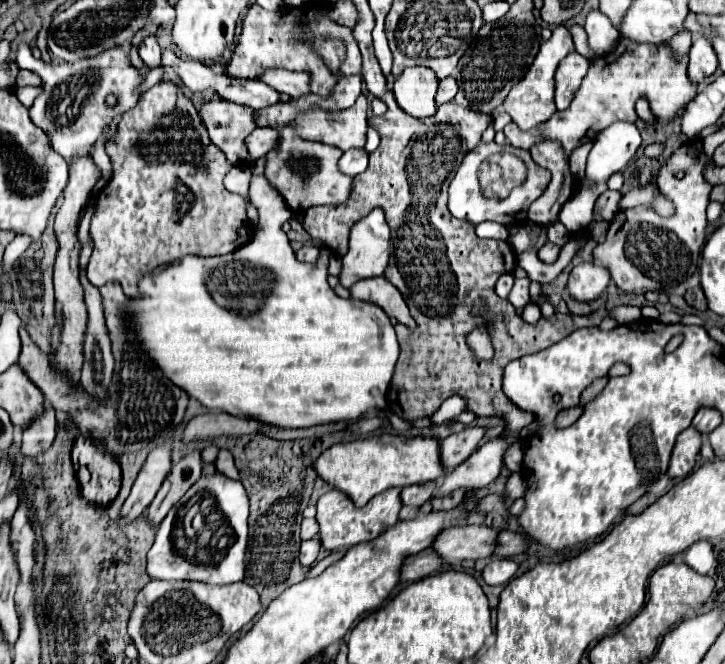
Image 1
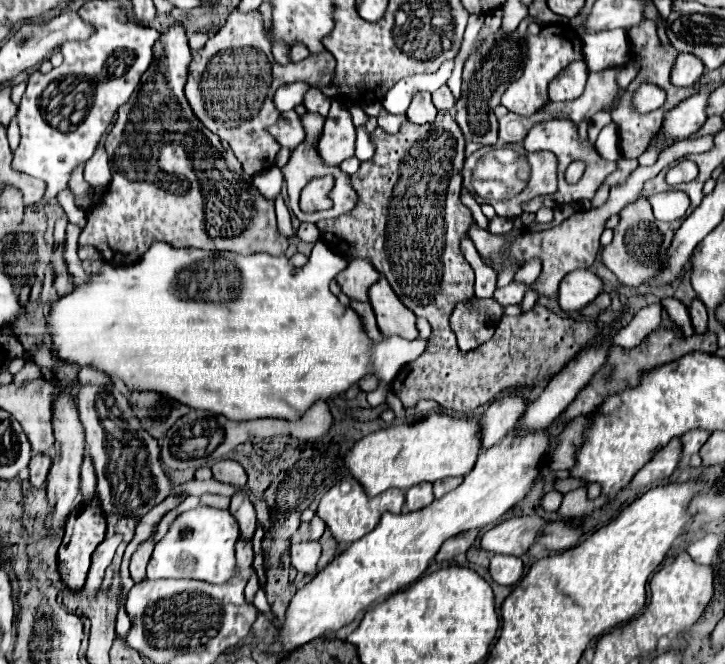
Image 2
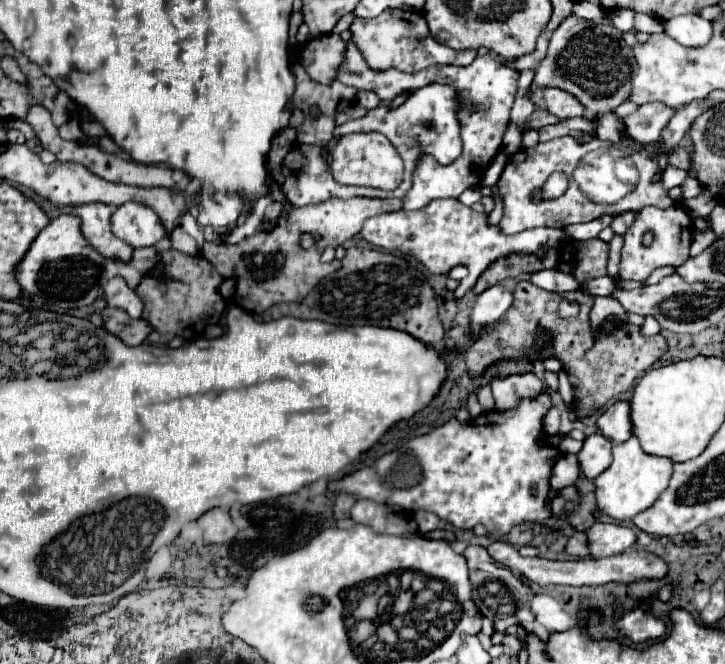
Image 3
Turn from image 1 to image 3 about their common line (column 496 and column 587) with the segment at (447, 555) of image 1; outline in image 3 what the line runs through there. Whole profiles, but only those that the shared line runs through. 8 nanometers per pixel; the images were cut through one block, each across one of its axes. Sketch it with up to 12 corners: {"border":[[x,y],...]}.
{"border":[[594,524],[586,530],[590,556],[608,558],[636,544],[632,528]]}

